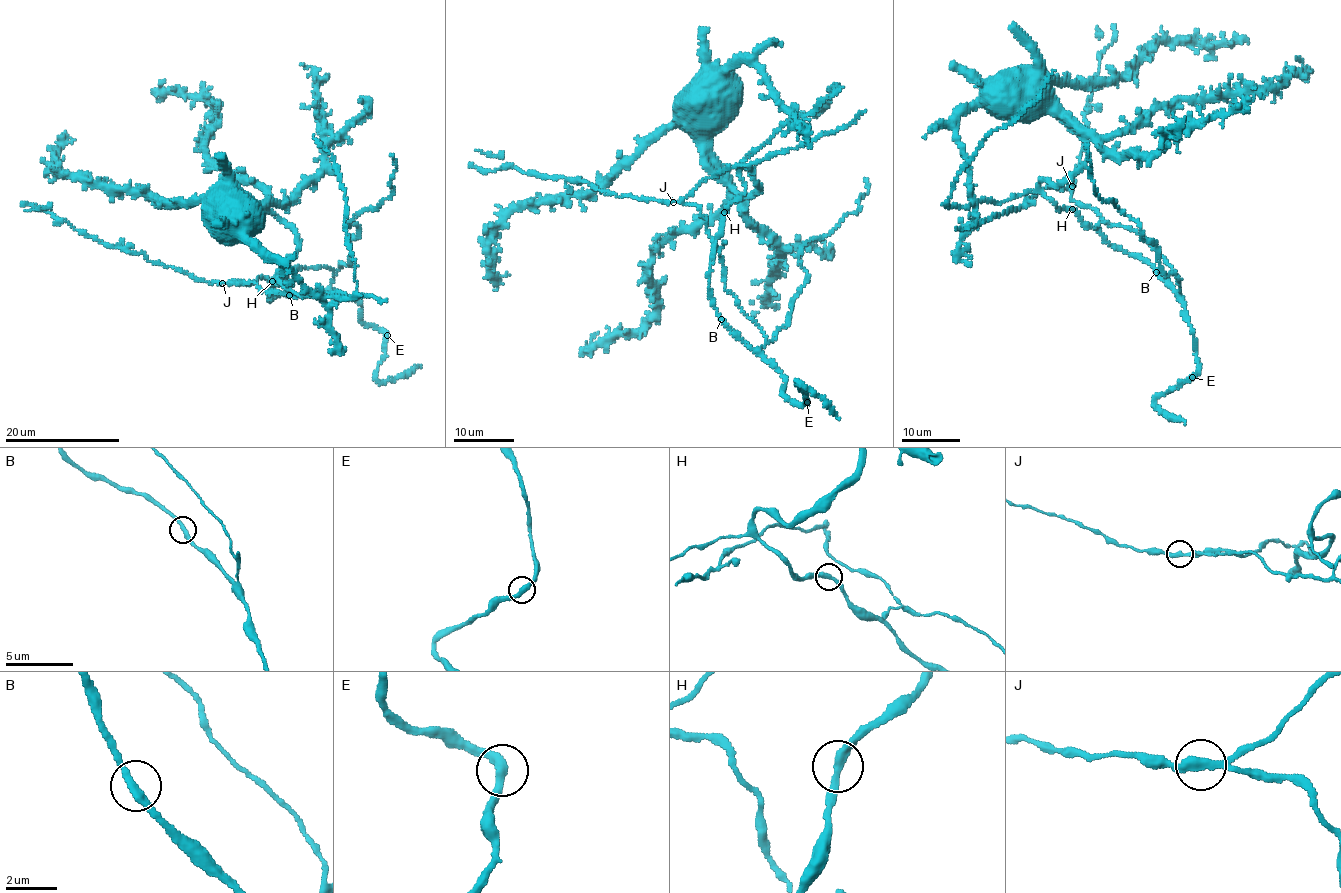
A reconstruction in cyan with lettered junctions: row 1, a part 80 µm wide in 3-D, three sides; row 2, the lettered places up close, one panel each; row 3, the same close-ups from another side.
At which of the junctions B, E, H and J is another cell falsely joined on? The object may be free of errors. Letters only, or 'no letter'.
J

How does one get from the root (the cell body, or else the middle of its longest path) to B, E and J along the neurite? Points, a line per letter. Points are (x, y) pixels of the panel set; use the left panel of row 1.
B: (268, 292), (271, 299), (276, 293), (289, 295)
E: (268, 292), (271, 299), (279, 292), (295, 296), (321, 290), (344, 295), (361, 303), (364, 323), (387, 335)
J: (268, 292), (271, 299), (327, 289), (333, 270), (296, 266), (272, 280), (223, 283)

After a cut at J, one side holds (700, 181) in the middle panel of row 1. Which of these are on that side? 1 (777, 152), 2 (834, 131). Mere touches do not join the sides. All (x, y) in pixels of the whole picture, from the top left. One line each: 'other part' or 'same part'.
1: same part
2: same part

